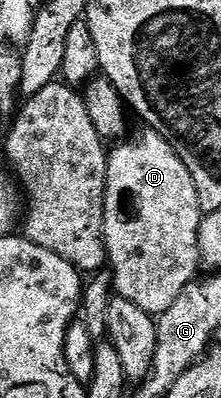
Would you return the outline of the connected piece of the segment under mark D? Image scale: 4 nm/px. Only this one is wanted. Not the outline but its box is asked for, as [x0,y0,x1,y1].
[102,131,204,315]

